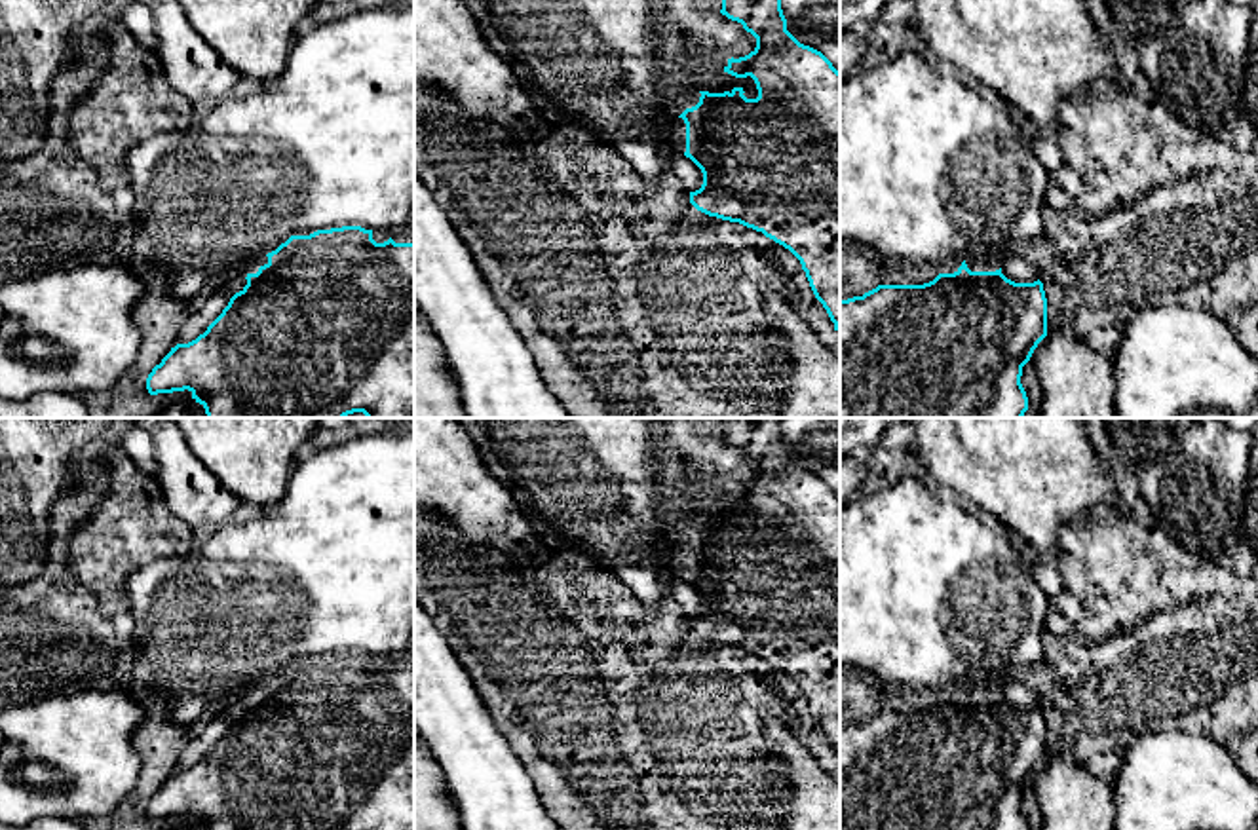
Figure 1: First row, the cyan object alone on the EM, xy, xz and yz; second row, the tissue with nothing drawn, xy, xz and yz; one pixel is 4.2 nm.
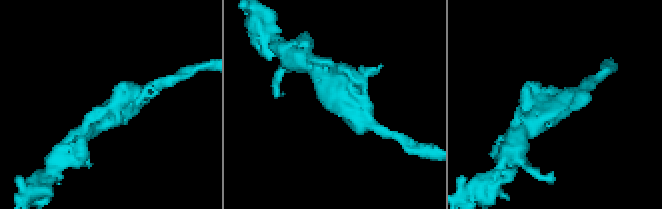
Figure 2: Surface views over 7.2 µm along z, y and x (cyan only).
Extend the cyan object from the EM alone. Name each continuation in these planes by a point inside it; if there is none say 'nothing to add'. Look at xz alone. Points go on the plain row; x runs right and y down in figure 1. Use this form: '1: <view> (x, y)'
1: xz (679, 553)

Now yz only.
1: yz (979, 686)

